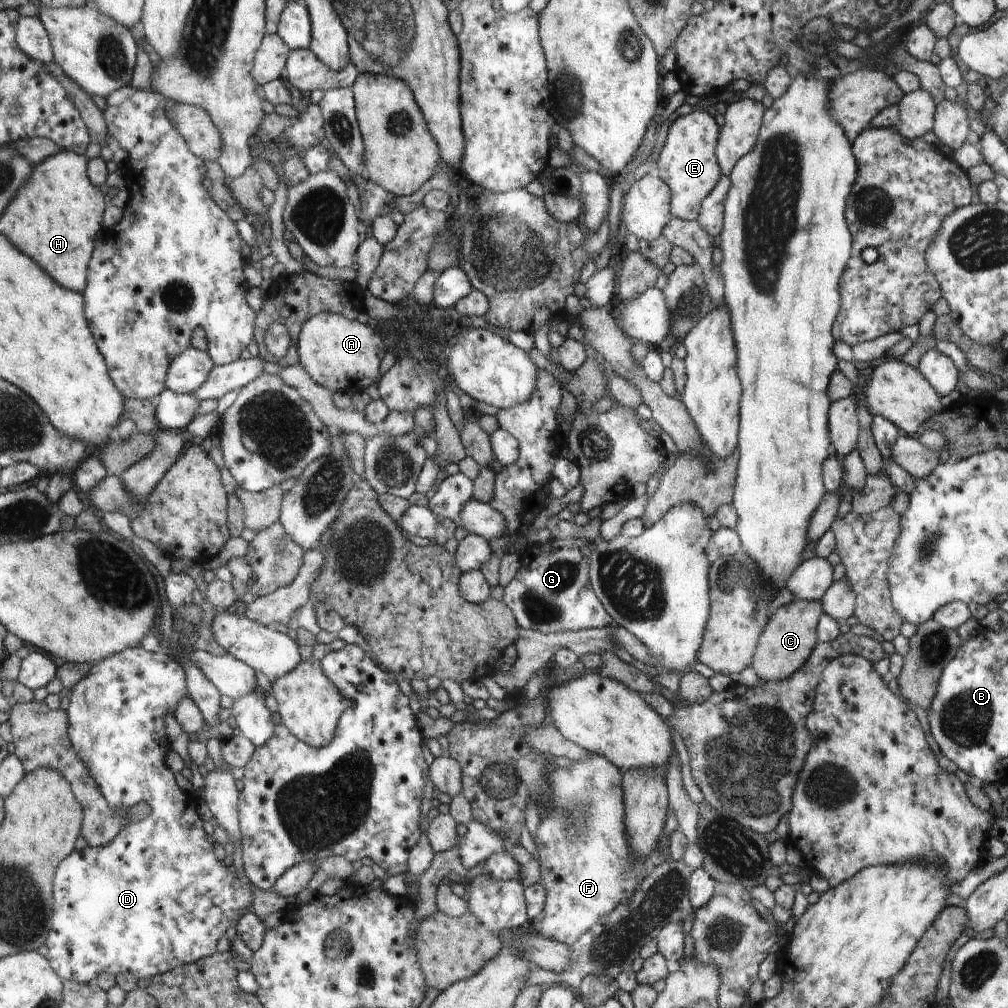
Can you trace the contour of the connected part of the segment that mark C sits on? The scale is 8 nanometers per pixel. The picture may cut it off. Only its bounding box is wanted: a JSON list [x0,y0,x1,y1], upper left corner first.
[751,597,824,682]

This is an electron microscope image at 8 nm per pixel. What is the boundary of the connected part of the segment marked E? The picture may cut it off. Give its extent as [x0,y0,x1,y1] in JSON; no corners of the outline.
[656,111,722,221]

